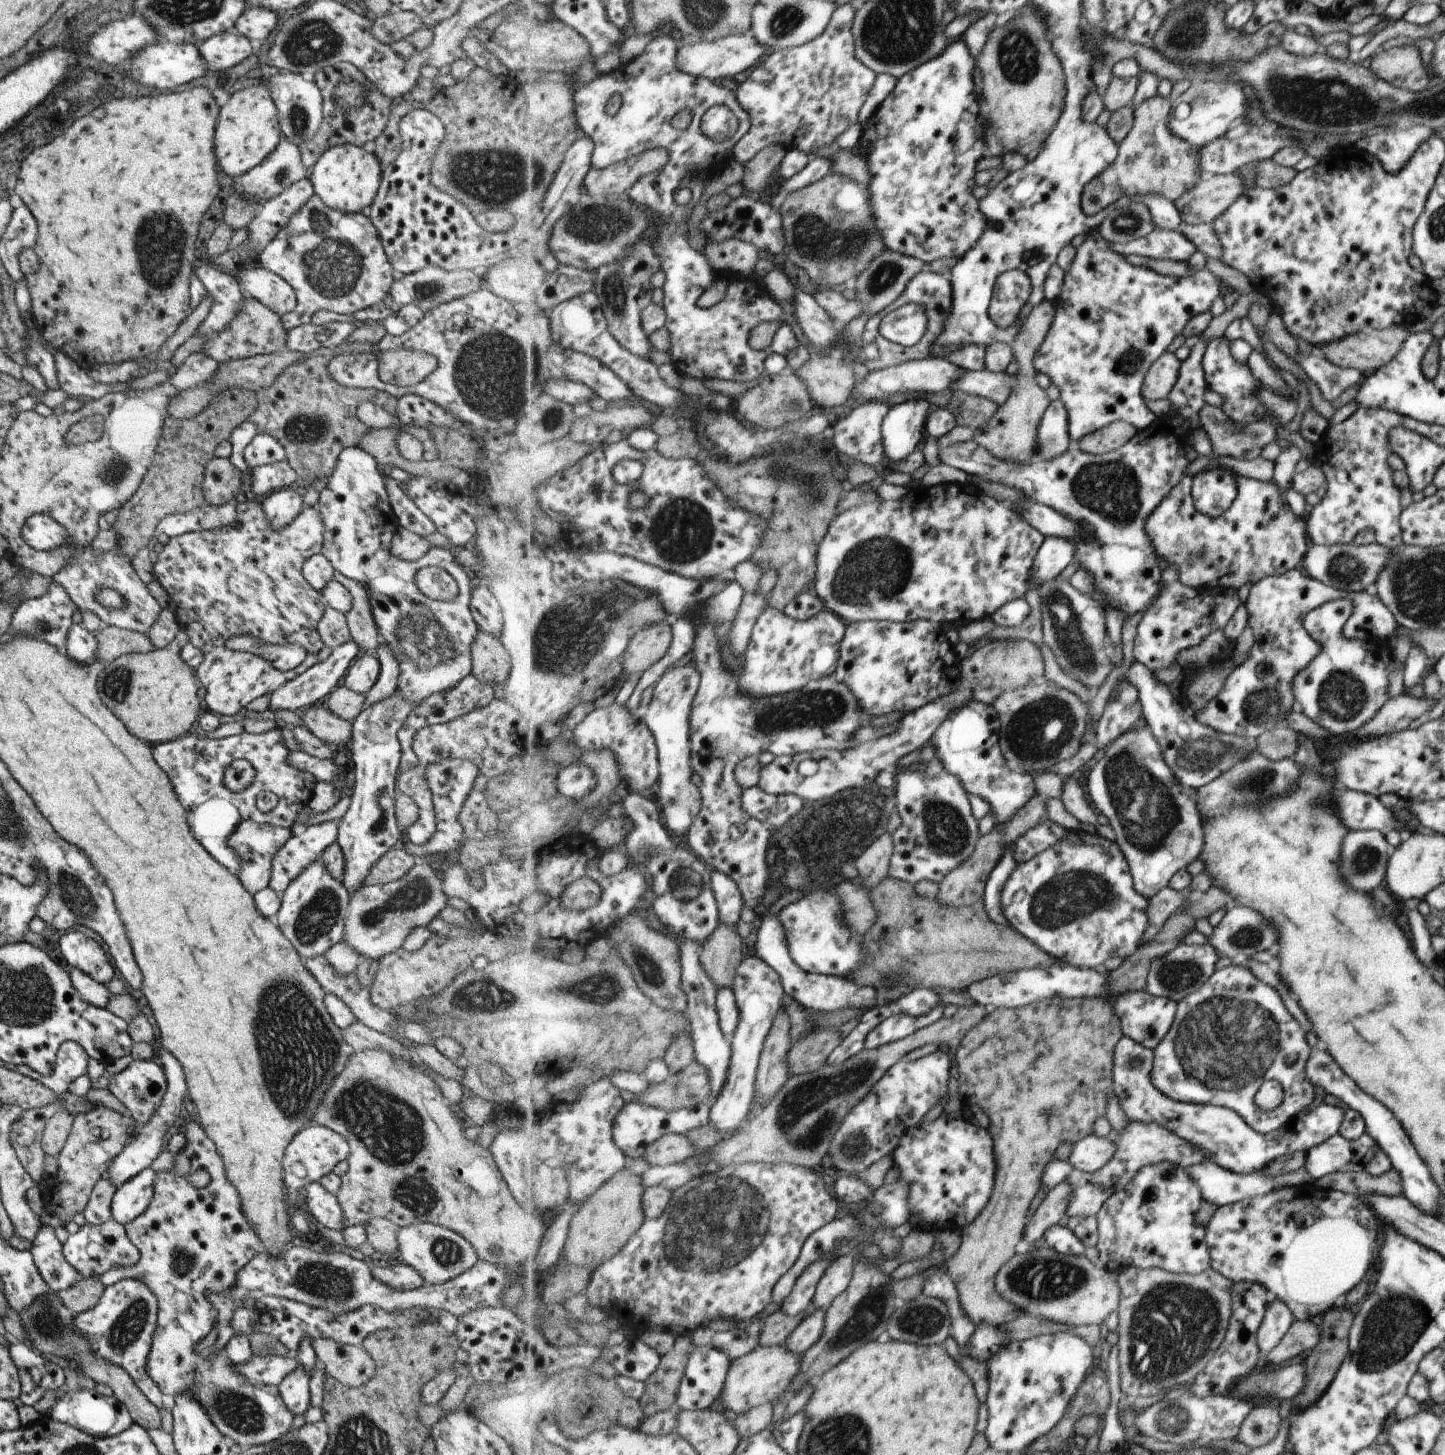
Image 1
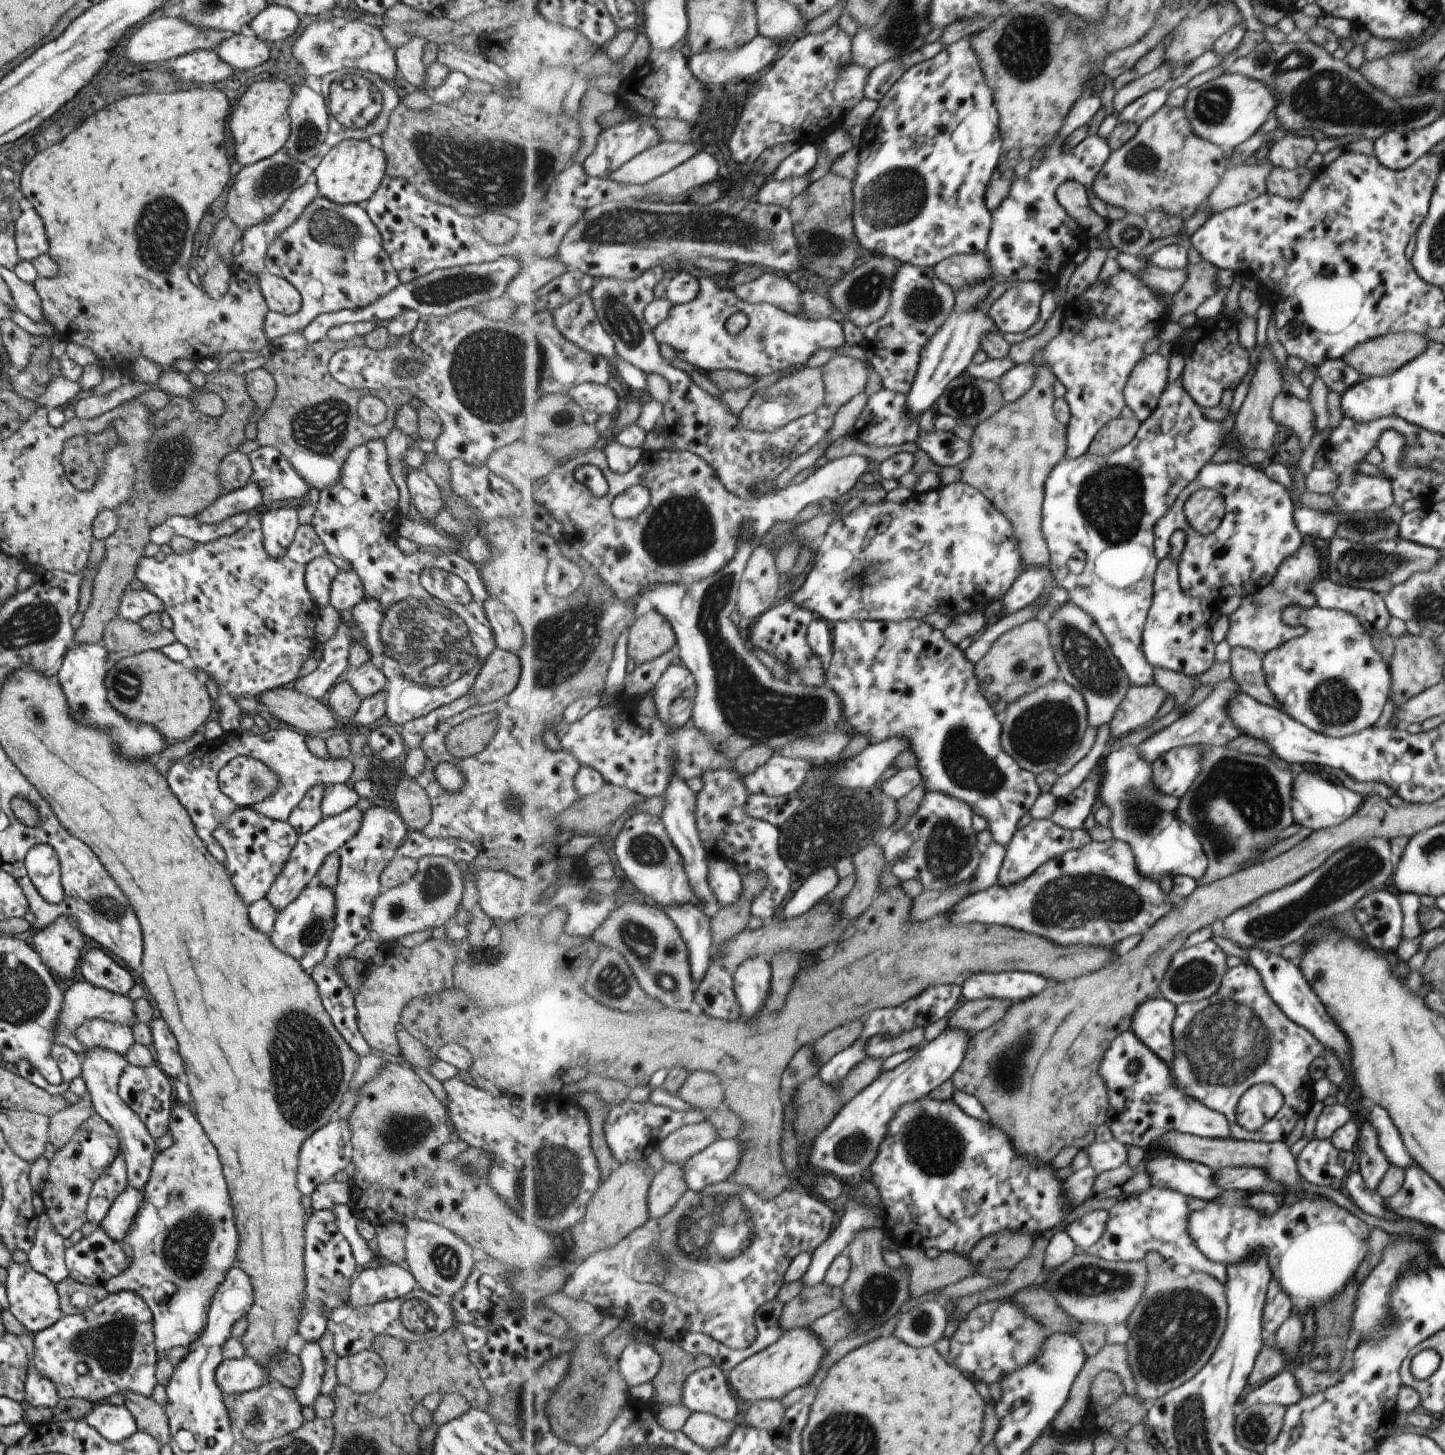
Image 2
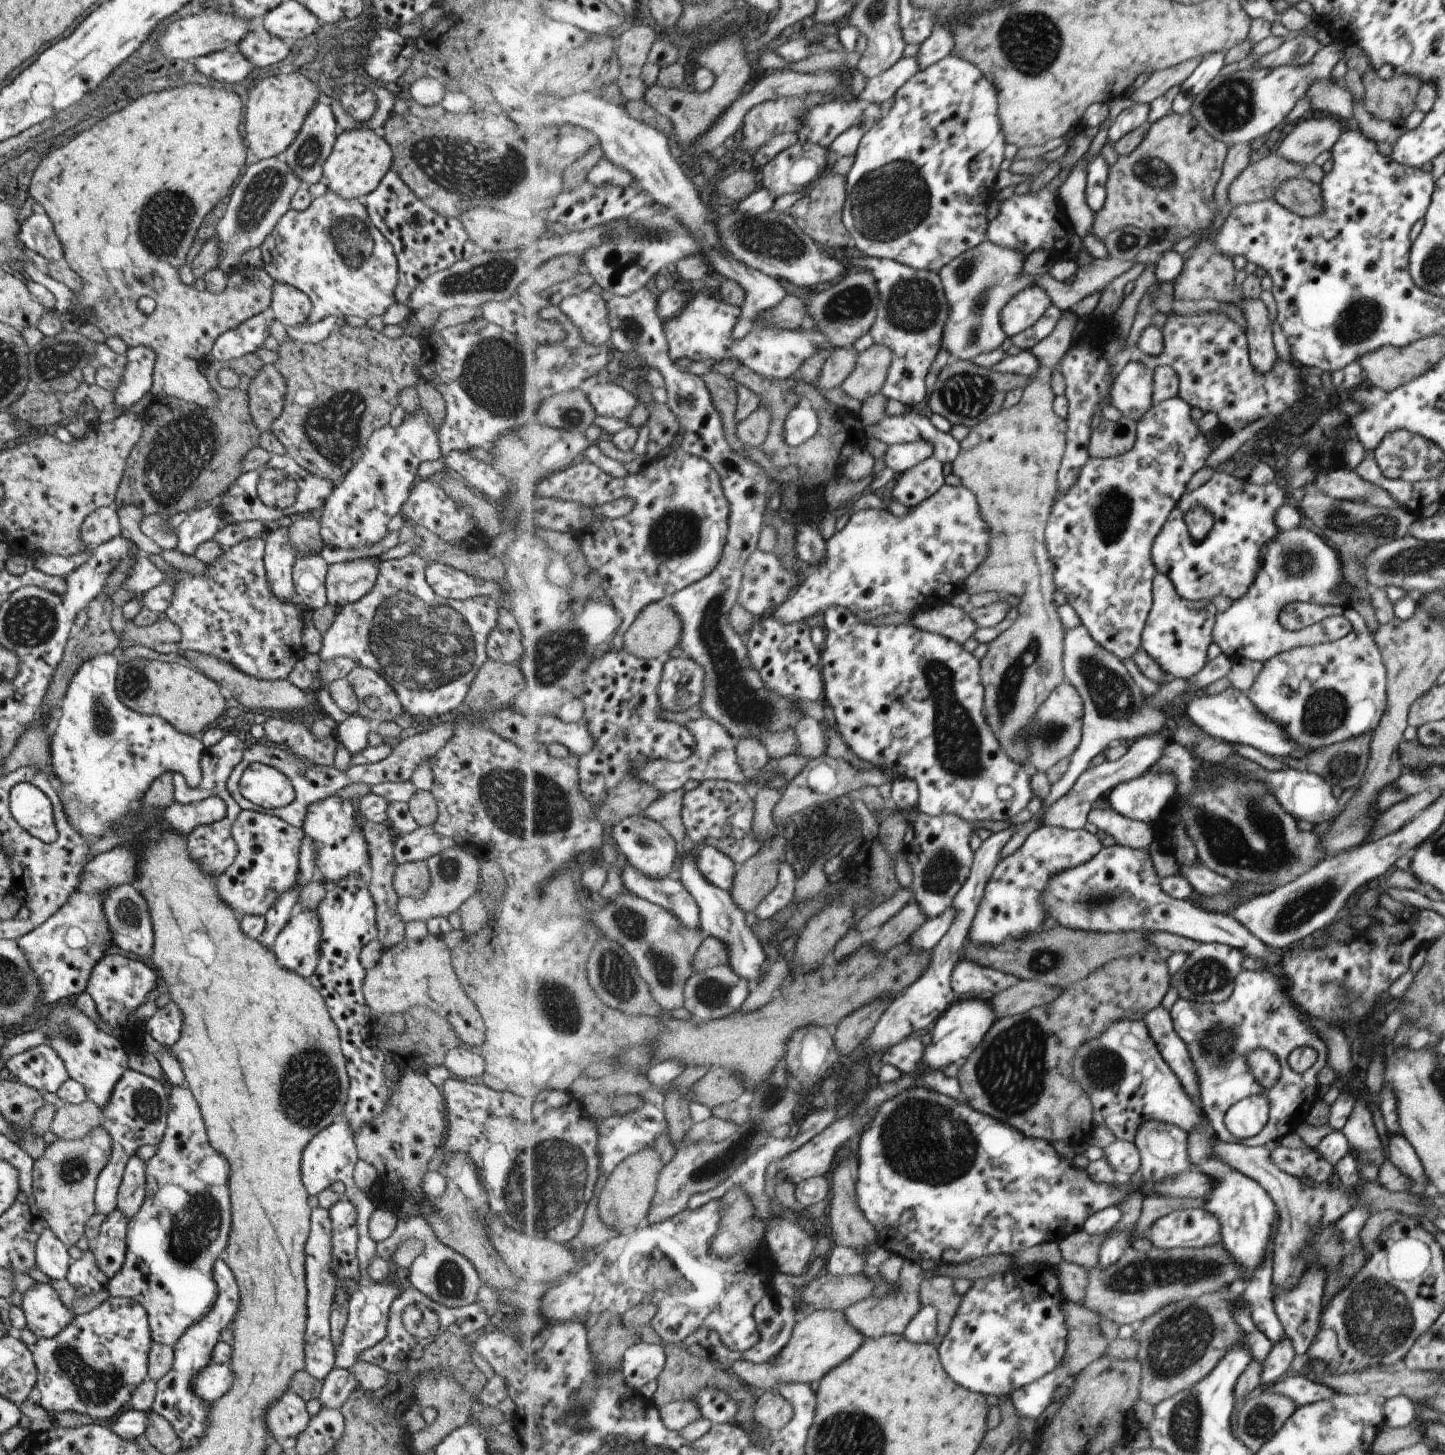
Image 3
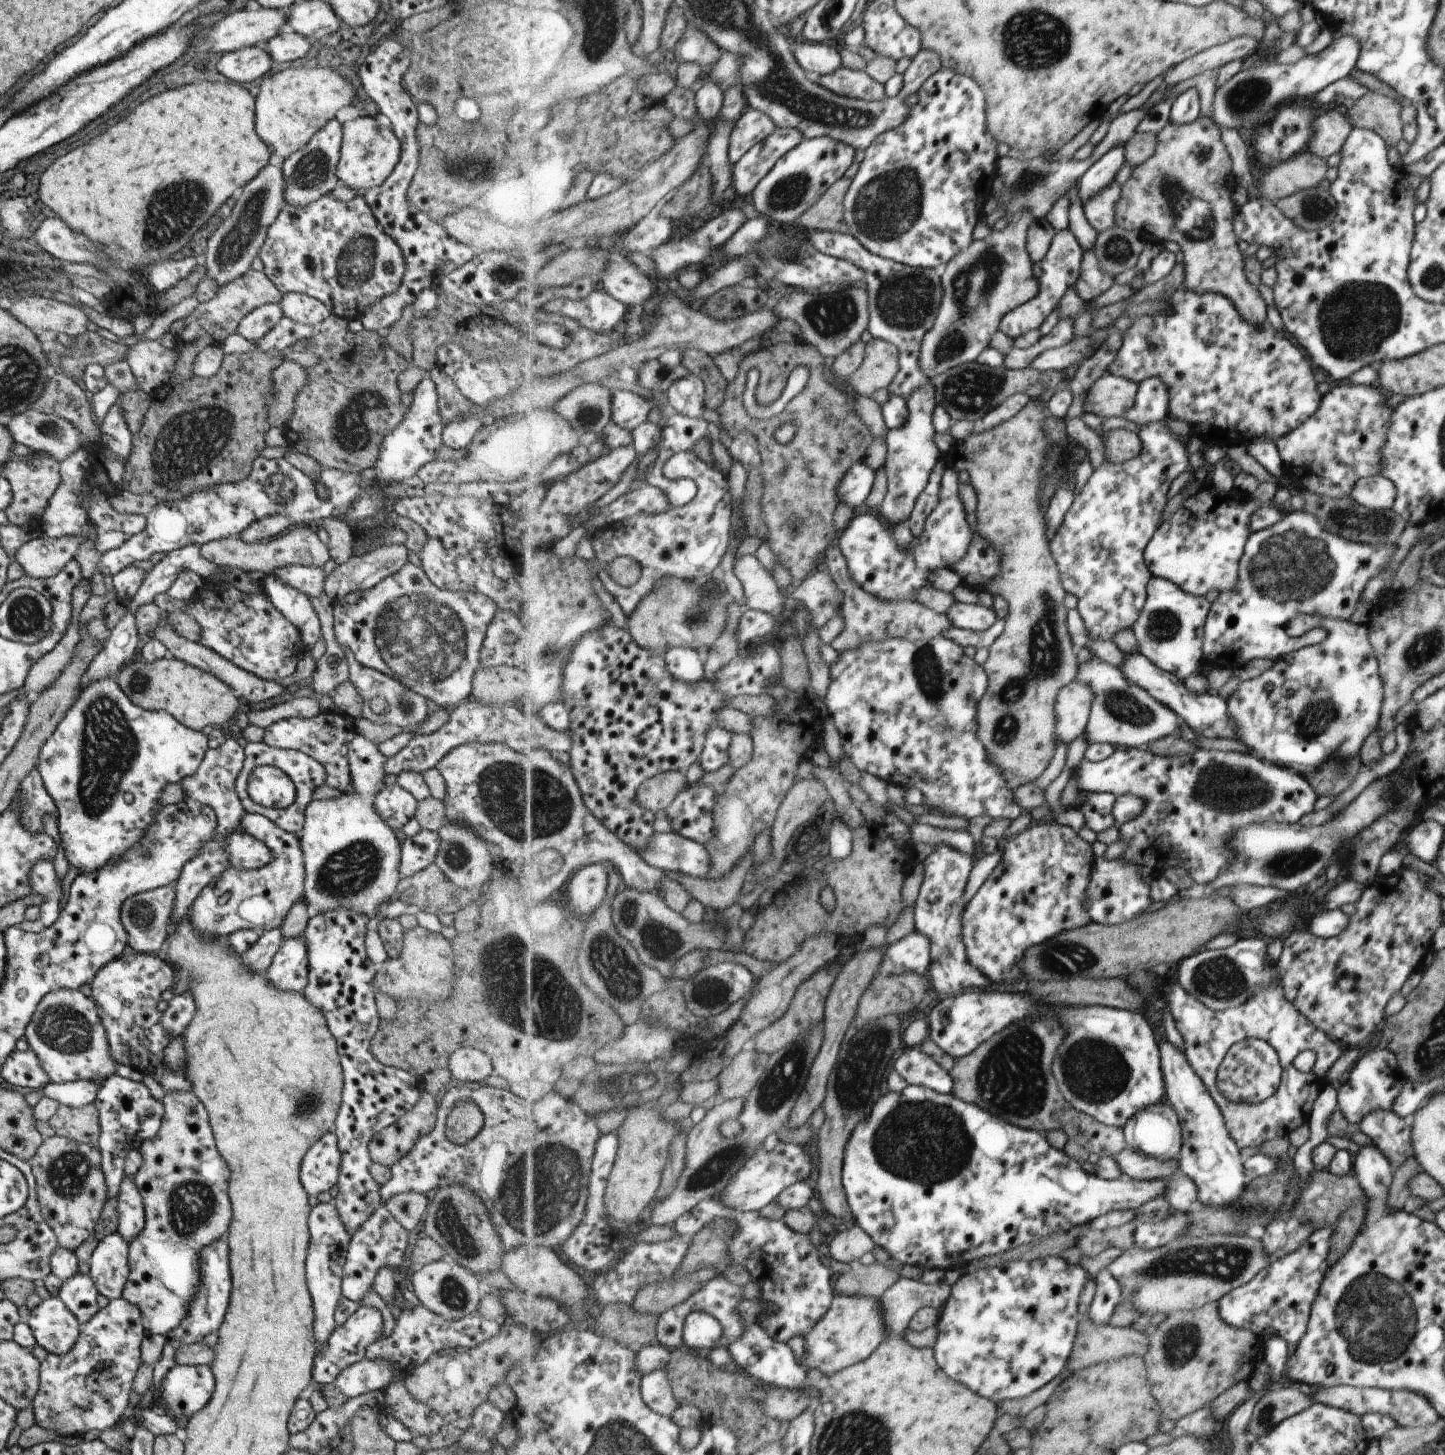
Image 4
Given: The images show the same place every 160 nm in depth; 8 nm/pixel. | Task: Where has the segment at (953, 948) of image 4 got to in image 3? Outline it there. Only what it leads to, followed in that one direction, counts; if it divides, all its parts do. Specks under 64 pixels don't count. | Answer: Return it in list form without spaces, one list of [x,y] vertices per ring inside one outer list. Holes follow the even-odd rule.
[[[918,812],[904,838],[905,854],[914,870],[915,902],[929,919],[940,917],[955,904],[957,893],[972,873],[975,852],[969,846],[974,833],[969,821],[955,815],[931,816]],[[963,959],[956,963],[951,982],[953,990],[959,996],[986,998],[988,991],[999,994],[1021,980],[997,968],[983,967],[975,961]]]

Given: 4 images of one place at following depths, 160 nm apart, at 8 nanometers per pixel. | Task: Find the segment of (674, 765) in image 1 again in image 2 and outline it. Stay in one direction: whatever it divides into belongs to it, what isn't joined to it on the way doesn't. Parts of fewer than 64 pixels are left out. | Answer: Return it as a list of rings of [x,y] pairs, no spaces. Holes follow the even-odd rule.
[[[673,664],[655,686],[656,716],[667,722],[671,730],[683,728],[692,721],[695,694],[693,674],[682,664]],[[673,776],[669,782],[669,788],[665,790],[665,810],[661,816],[663,823],[672,842],[676,844],[676,850],[680,851],[681,856],[685,860],[685,870],[689,874],[689,882],[693,882],[695,892],[708,903],[708,907],[712,907],[713,911],[720,907],[717,903],[717,896],[713,894],[711,886],[709,886],[710,860],[708,859],[705,846],[701,842],[700,831],[697,821],[697,792],[693,792],[687,786],[687,780],[681,776]]]

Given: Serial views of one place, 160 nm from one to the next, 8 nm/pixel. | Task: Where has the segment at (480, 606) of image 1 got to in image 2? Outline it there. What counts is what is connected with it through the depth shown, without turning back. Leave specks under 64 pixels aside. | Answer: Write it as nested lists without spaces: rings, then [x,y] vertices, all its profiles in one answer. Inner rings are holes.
[[[492,596],[483,600],[483,614],[495,636],[496,648],[517,654],[521,645],[521,631],[515,617]]]

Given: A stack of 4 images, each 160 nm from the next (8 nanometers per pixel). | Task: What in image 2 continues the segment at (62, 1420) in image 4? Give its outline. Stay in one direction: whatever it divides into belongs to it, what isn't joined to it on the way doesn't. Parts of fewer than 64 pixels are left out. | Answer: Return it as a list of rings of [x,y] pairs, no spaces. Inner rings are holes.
[[[129,1289],[109,1293],[82,1313],[62,1315],[57,1322],[35,1333],[33,1367],[53,1382],[59,1399],[83,1398],[93,1404],[123,1392],[150,1397],[157,1384],[151,1320],[149,1306],[139,1294]],[[77,1364],[87,1366],[85,1375],[75,1372]]]

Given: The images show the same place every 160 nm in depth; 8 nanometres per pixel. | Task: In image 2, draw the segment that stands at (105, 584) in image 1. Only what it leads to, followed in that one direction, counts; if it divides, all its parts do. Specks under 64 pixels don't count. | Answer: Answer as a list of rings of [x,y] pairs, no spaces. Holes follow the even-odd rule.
[[[126,587],[121,594],[121,598],[119,598],[116,617],[121,618],[121,620],[138,623],[147,614],[158,614],[163,610],[164,605],[161,600],[152,593],[148,593],[146,590],[133,590]]]

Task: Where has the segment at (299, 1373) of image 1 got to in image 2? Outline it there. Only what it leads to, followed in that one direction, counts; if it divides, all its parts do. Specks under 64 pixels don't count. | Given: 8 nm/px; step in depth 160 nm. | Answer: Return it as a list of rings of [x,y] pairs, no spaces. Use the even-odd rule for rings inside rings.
[[[317,1341],[303,1344],[298,1357],[301,1361],[301,1374],[293,1388],[293,1396],[301,1407],[311,1406],[319,1395],[321,1376],[324,1372],[323,1356]]]

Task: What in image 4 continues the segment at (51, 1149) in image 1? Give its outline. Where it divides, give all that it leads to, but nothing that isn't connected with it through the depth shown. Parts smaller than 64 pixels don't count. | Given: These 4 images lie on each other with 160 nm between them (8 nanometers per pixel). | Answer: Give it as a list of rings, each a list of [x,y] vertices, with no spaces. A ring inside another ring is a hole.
[[[91,1102],[79,1108],[59,1105],[55,1114],[49,1118],[48,1125],[55,1134],[66,1139],[84,1140],[92,1147],[97,1147],[99,1134],[98,1112]]]

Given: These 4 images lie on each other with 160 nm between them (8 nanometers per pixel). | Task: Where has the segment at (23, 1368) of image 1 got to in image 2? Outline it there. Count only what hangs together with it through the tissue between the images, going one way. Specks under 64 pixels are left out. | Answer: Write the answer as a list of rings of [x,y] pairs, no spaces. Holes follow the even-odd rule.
[[[28,1366],[27,1374],[25,1374],[24,1384],[24,1400],[31,1407],[53,1408],[59,1400],[57,1388],[51,1380],[43,1378],[39,1372],[33,1372],[33,1366]]]

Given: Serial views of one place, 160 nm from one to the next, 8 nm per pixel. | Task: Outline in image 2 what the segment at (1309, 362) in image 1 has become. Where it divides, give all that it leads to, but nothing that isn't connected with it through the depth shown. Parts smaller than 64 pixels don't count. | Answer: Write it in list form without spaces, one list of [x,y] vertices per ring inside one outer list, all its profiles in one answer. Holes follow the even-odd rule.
[[[1341,359],[1321,362],[1315,367],[1315,372],[1327,390],[1337,392],[1339,395],[1361,380],[1360,375]]]

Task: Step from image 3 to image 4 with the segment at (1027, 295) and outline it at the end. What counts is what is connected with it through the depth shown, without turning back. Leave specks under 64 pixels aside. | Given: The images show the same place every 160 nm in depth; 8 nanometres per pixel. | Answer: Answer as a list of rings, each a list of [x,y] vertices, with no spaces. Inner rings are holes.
[[[1069,229],[1057,231],[1049,244],[1047,256],[1041,262],[1033,262],[1033,276],[1035,276],[1035,280],[1040,282],[1037,296],[1029,302],[1018,306],[1015,310],[1008,312],[1000,322],[1000,330],[1007,336],[1015,339],[1025,333],[1037,331],[1038,328],[1041,328],[1041,324],[1049,318],[1049,314],[1057,308],[1057,304],[1061,302],[1065,292],[1071,286],[1074,286],[1075,280],[1082,273],[1083,251],[1084,248],[1081,246],[1081,243]]]

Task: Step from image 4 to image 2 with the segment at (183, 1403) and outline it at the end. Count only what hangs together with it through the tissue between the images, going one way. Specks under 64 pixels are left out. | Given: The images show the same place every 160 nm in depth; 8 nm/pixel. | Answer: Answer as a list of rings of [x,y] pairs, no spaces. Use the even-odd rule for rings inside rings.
[[[247,1356],[224,1359],[213,1374],[213,1380],[223,1395],[240,1394],[258,1388],[268,1382],[268,1377],[268,1370]]]

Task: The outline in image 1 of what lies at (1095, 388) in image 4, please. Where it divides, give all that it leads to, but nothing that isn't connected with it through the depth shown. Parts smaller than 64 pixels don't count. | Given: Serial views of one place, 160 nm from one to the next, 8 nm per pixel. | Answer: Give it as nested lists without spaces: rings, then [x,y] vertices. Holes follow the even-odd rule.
[[[1171,352],[1163,353],[1149,369],[1142,390],[1145,400],[1169,398],[1180,377],[1182,361]]]

